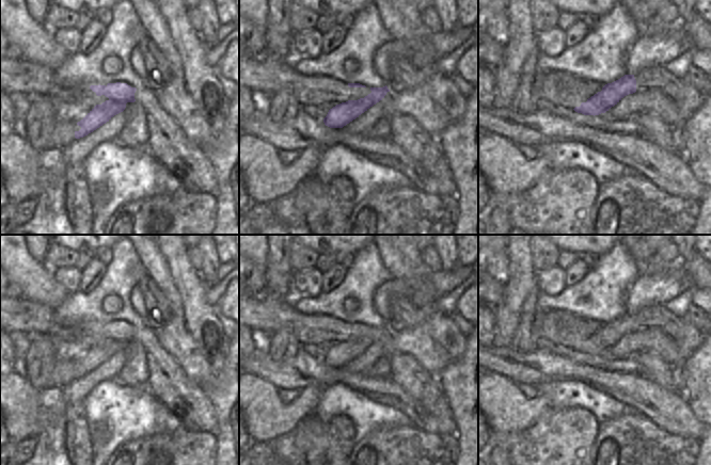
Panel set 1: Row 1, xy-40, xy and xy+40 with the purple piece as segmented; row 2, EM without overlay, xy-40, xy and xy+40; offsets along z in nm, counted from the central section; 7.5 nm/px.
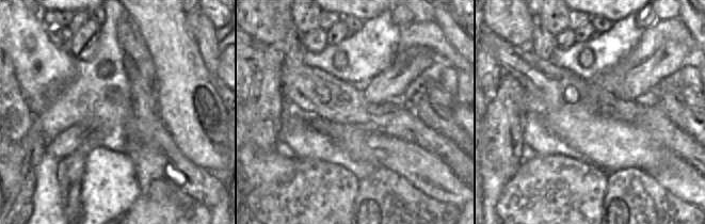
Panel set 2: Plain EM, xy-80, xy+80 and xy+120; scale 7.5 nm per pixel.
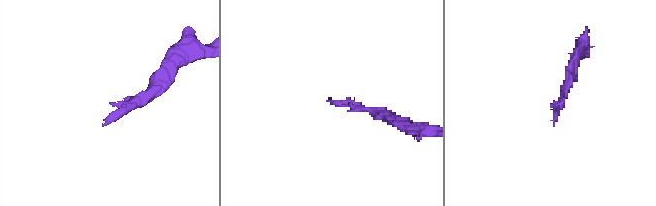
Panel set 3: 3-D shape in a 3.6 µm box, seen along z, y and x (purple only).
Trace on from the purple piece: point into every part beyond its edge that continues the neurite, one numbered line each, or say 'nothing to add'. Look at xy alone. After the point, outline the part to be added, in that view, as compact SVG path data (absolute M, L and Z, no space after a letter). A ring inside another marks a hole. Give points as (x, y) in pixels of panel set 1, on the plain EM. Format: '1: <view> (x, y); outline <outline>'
nothing to add

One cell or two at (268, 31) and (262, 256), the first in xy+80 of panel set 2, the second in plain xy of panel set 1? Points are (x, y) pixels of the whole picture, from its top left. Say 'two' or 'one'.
two

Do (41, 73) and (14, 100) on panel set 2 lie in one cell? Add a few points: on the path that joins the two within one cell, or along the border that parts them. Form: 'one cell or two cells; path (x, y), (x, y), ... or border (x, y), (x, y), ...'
two cells; border (13, 68), (13, 75), (26, 100)

